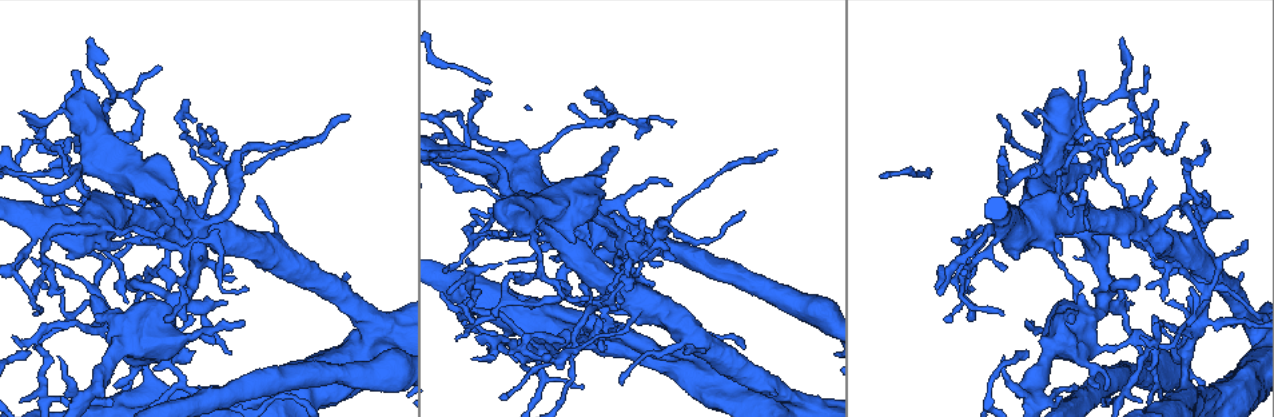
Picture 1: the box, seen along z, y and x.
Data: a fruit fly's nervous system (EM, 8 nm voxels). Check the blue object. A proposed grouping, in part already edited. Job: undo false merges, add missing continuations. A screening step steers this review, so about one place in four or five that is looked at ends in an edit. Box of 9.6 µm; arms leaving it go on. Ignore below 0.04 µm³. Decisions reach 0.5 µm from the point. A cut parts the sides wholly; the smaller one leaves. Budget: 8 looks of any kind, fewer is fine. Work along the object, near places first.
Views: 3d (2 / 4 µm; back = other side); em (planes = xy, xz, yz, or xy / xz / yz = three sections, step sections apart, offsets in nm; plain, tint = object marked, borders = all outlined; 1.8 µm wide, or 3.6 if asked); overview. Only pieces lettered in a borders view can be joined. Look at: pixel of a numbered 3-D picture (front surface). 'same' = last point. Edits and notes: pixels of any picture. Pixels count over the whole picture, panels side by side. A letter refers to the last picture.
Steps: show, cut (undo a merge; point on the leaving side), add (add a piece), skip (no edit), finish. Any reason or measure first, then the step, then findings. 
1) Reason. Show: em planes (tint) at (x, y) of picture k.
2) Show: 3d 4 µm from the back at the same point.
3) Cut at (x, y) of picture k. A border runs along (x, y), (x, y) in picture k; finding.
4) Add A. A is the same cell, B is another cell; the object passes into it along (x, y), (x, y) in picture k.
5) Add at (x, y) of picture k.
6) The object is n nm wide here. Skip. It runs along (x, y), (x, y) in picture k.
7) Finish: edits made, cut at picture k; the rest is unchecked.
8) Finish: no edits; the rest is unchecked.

Thin end. Show: em planes (borders) at (160, 270) of picture 1.

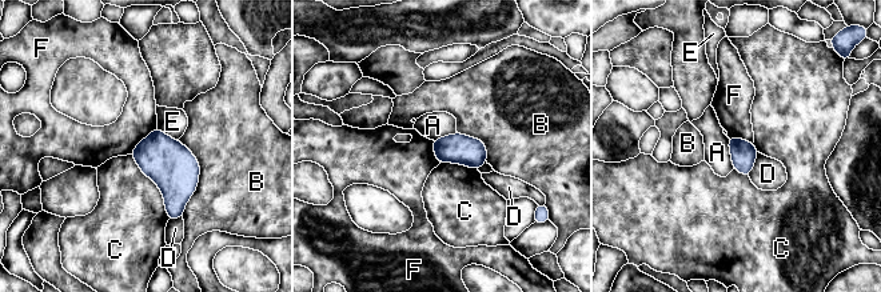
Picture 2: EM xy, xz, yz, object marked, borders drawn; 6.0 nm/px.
Skip. A, B, C, D, E and F are other cells; a border runs along (156, 127), (130, 154) in picture 2; no lettered piece goes on from it.

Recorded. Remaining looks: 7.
Touches itself. Show: em planes (tint) at (603, 308) of picture 1.

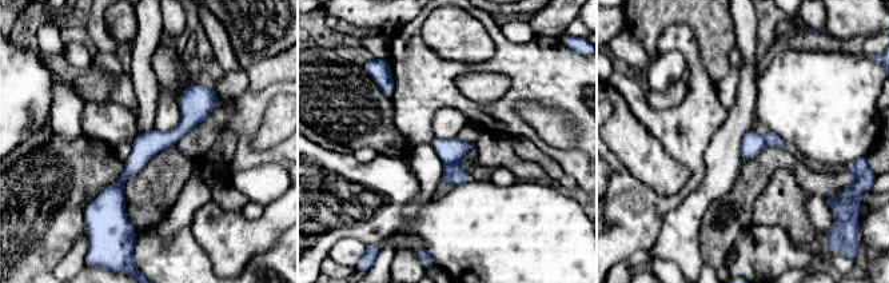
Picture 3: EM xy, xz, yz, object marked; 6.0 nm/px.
What lies round it. Show: em planes (borders) at the same point.

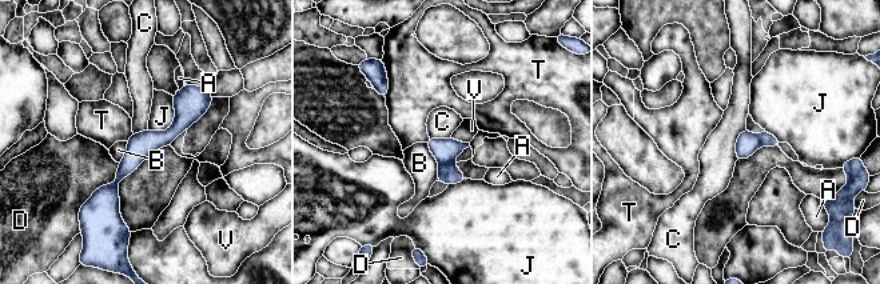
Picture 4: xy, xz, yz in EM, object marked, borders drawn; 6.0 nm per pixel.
Cut at (444, 150) of picture 4. A, B, C, D, J, T and V are other cells; a second cell is stuck on.

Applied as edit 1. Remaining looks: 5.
Show: overview.

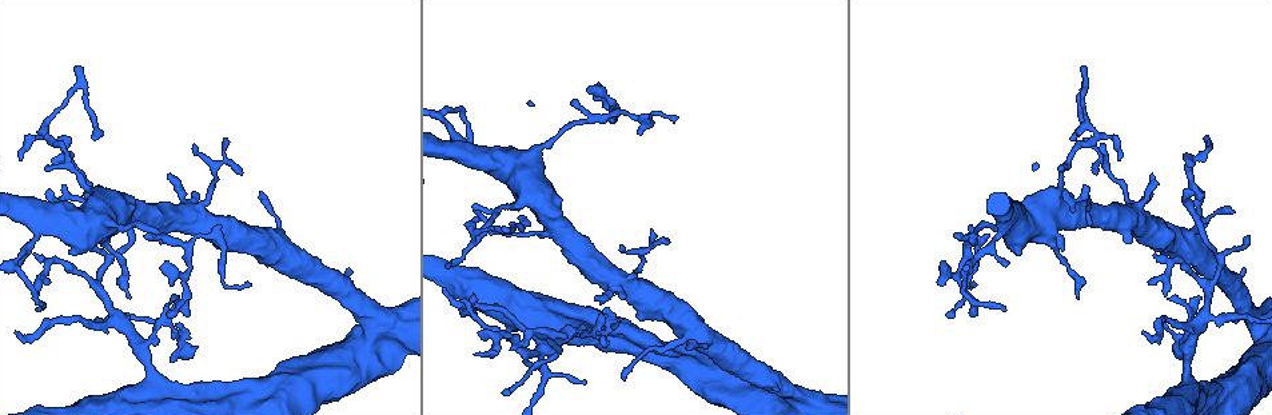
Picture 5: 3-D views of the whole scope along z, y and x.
Branch stops here. Show: 3d 4 µm at (192, 147) of picture 5.

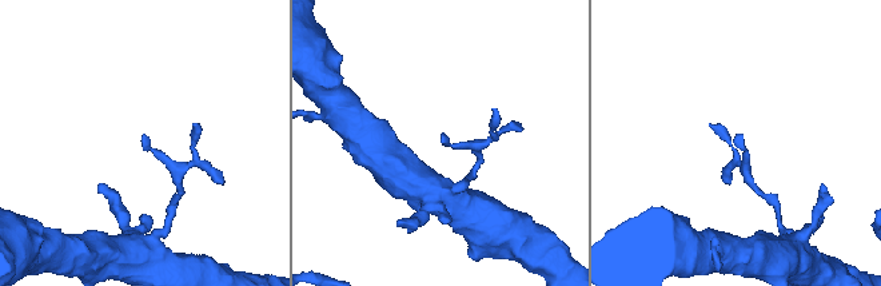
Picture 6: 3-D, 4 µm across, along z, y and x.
Show: em planes (tint) at (142, 135) of picture 6.

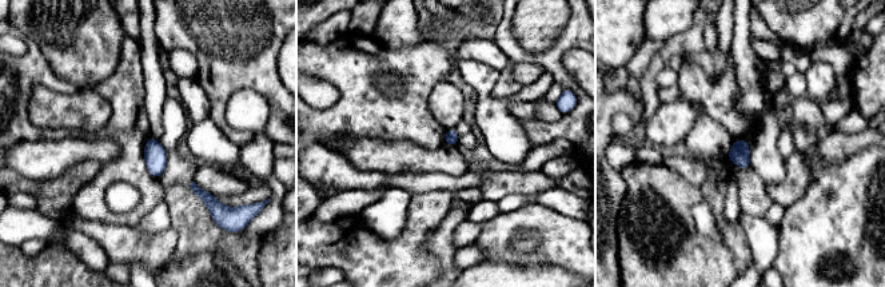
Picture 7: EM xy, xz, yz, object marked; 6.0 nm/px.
What lies round it. Show: em planes (borders) at the same point.

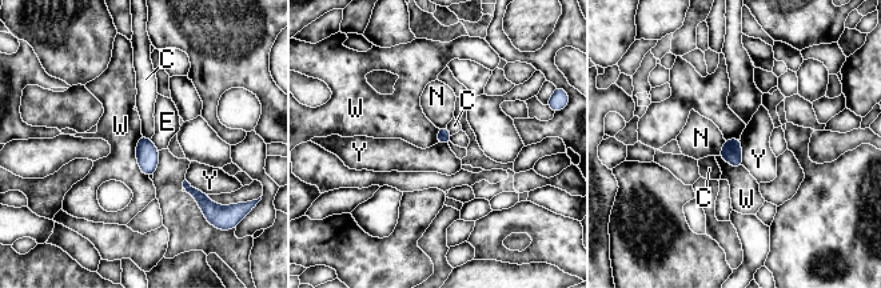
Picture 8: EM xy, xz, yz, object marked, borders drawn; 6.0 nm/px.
The object is 80 nm wide here. Skip. C, E, N, W and Y are other cells; a border runs along (140, 135), (136, 163), (148, 178) in picture 8; no lettered piece goes on from it.

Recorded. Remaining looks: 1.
Finish: edits made, cut at picture 4; the rest is unchecked.

